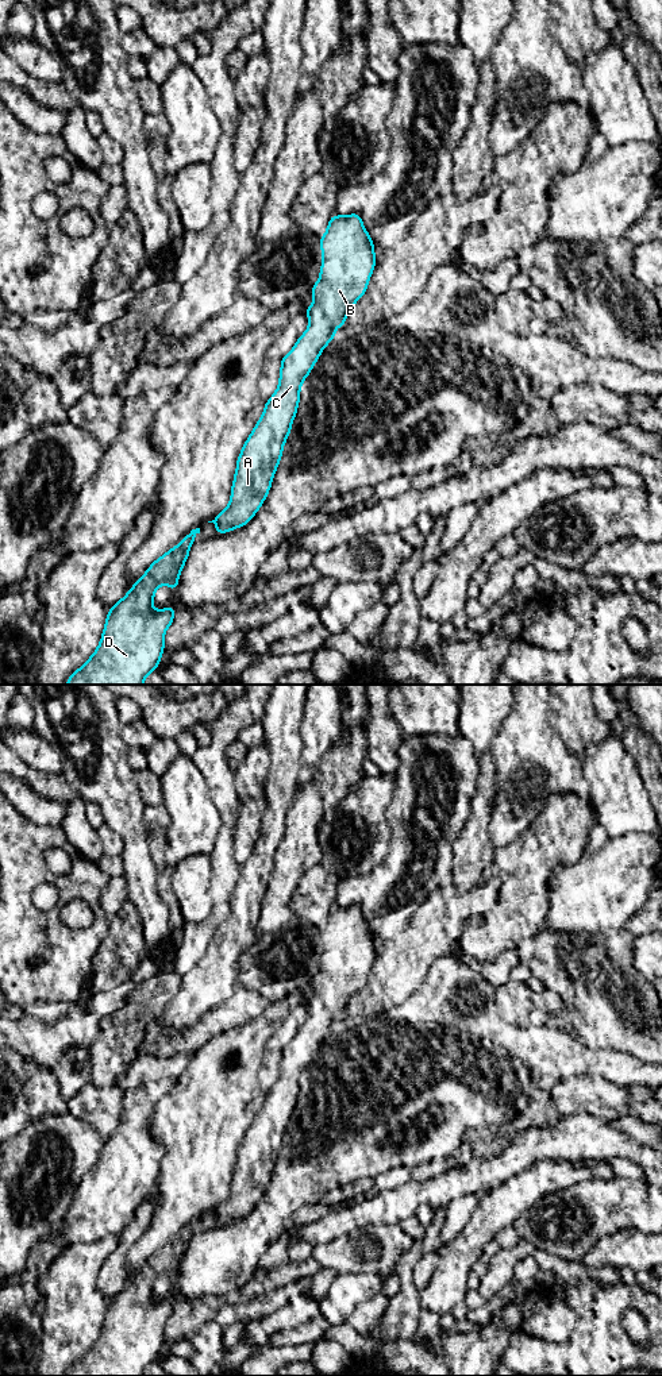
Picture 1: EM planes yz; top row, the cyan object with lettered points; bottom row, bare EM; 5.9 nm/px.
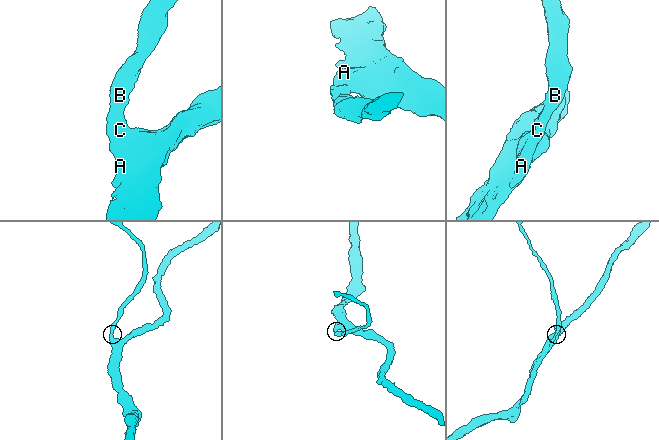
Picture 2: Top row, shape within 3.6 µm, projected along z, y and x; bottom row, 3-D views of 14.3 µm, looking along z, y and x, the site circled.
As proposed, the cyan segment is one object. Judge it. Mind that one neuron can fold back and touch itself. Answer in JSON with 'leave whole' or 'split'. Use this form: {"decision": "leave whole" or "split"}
{"decision": "leave whole"}

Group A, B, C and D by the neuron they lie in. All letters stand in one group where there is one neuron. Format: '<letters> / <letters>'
A B C D

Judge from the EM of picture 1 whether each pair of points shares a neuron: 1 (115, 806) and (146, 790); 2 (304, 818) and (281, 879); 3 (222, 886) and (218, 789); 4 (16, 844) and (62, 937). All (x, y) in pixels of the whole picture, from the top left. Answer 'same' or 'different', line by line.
1: different
2: same
3: same
4: same

